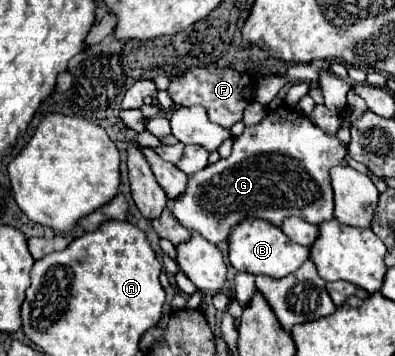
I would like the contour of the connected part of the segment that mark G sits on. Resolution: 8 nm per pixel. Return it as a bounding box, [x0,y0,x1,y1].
[172,107,346,243]

